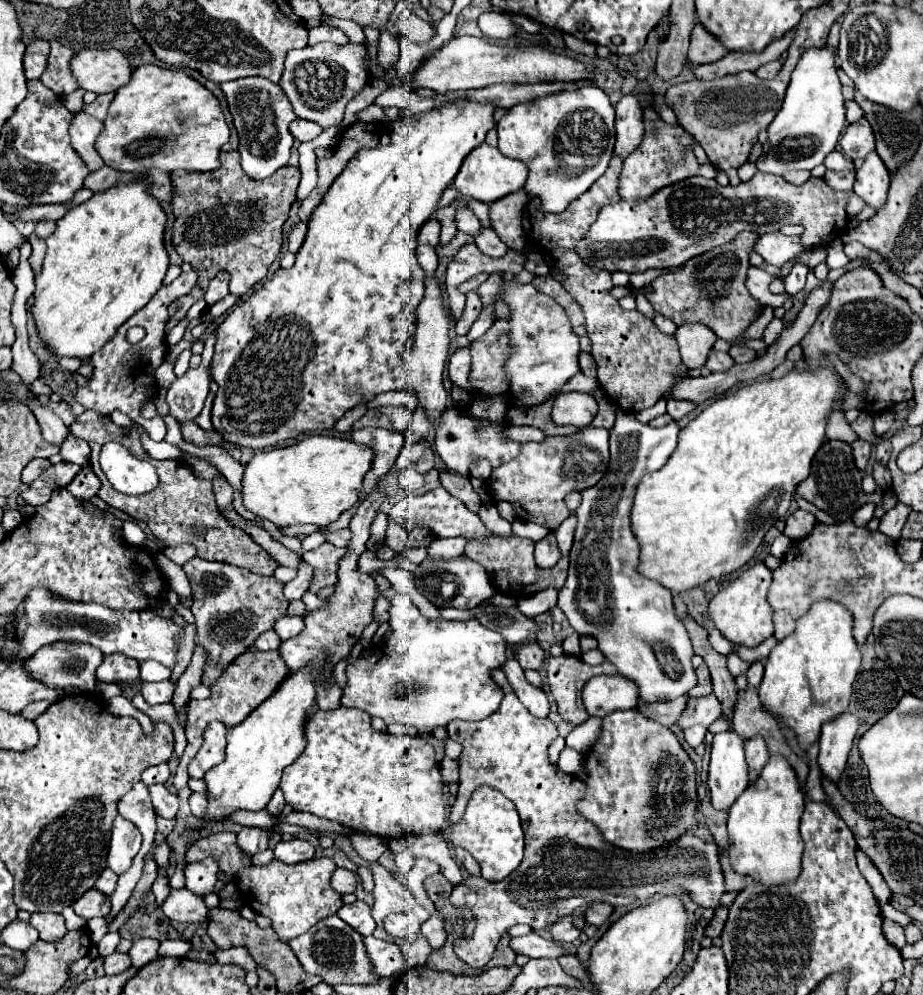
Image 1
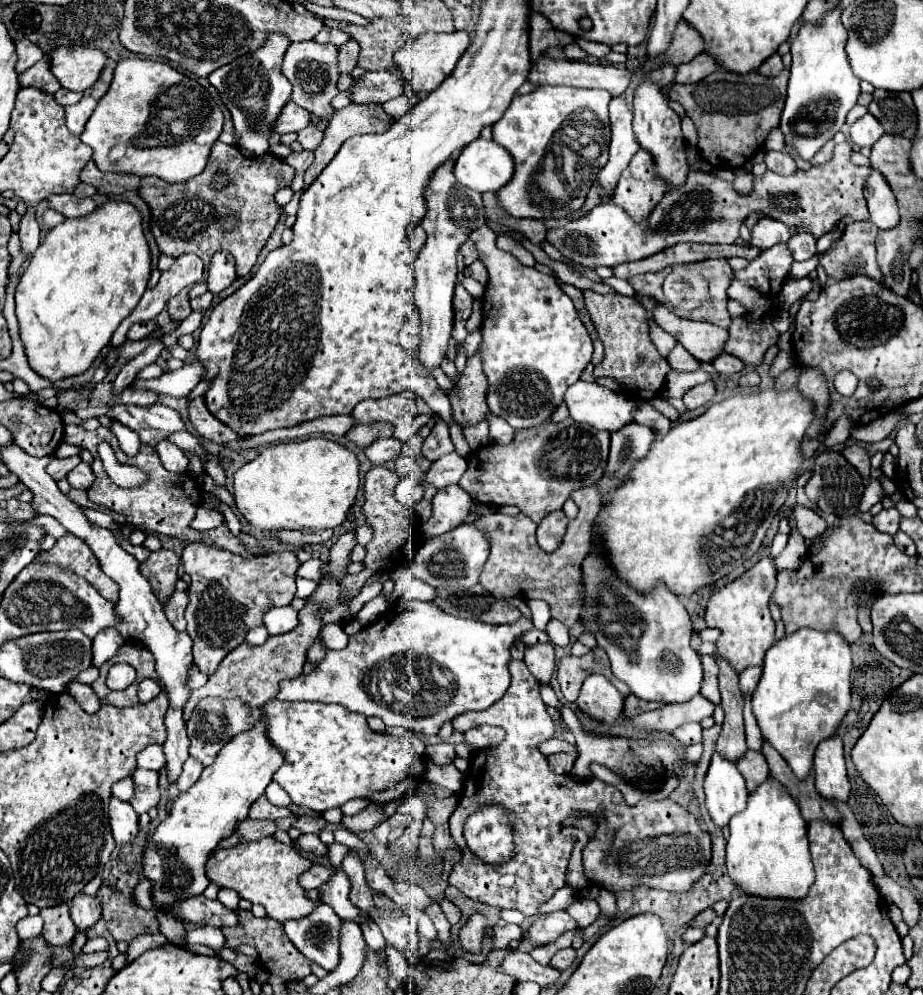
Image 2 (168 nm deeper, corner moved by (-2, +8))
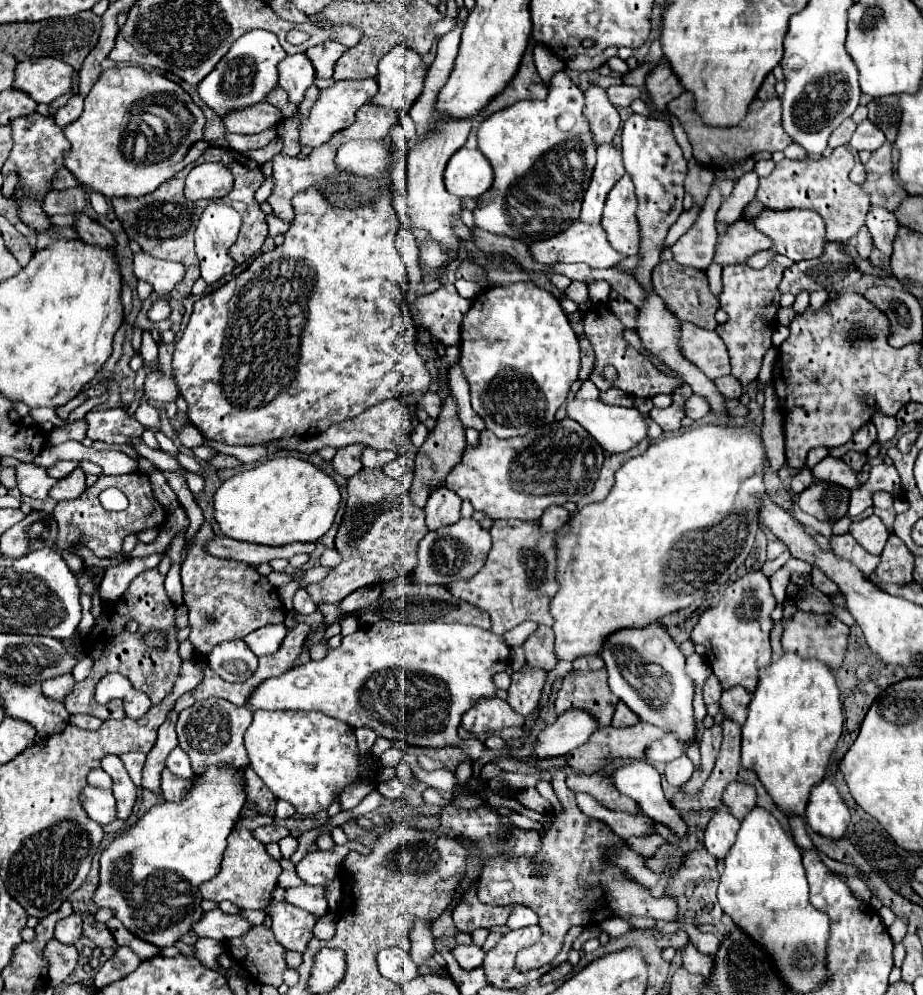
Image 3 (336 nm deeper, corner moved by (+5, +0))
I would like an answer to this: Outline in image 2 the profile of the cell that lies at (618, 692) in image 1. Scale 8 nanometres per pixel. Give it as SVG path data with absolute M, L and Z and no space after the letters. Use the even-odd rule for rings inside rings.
M589 675L581 687L577 705L591 717L613 723L623 713L623 701L625 697L621 697L621 693L615 685L611 685L611 681L601 675Z

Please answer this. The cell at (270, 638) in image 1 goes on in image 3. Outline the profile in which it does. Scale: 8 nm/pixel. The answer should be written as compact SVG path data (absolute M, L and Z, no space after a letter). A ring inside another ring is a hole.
M238 639L218 645L218 649L210 653L208 665L224 681L240 683L252 677L258 665L258 657L248 649L248 645L242 639Z

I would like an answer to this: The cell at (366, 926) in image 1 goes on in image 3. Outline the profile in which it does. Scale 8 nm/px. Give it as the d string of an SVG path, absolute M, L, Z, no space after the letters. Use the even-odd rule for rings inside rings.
M300 885L300 887L286 889L284 901L312 913L314 917L322 917L328 909L326 891L322 887L314 887L314 885Z

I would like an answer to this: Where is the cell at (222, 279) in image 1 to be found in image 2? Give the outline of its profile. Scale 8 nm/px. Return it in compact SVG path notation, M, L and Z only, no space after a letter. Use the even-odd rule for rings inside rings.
M219 251L213 255L213 261L209 263L209 277L207 285L211 293L221 293L235 281L235 261L229 253Z

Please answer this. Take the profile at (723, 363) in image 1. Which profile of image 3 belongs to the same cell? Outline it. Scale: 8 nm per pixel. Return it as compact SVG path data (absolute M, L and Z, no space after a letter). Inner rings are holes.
M732 375L718 377L714 383L716 383L718 391L720 391L724 397L728 397L728 399L740 399L740 395L742 395L742 385L740 385L740 381L738 381L736 377L732 377Z

